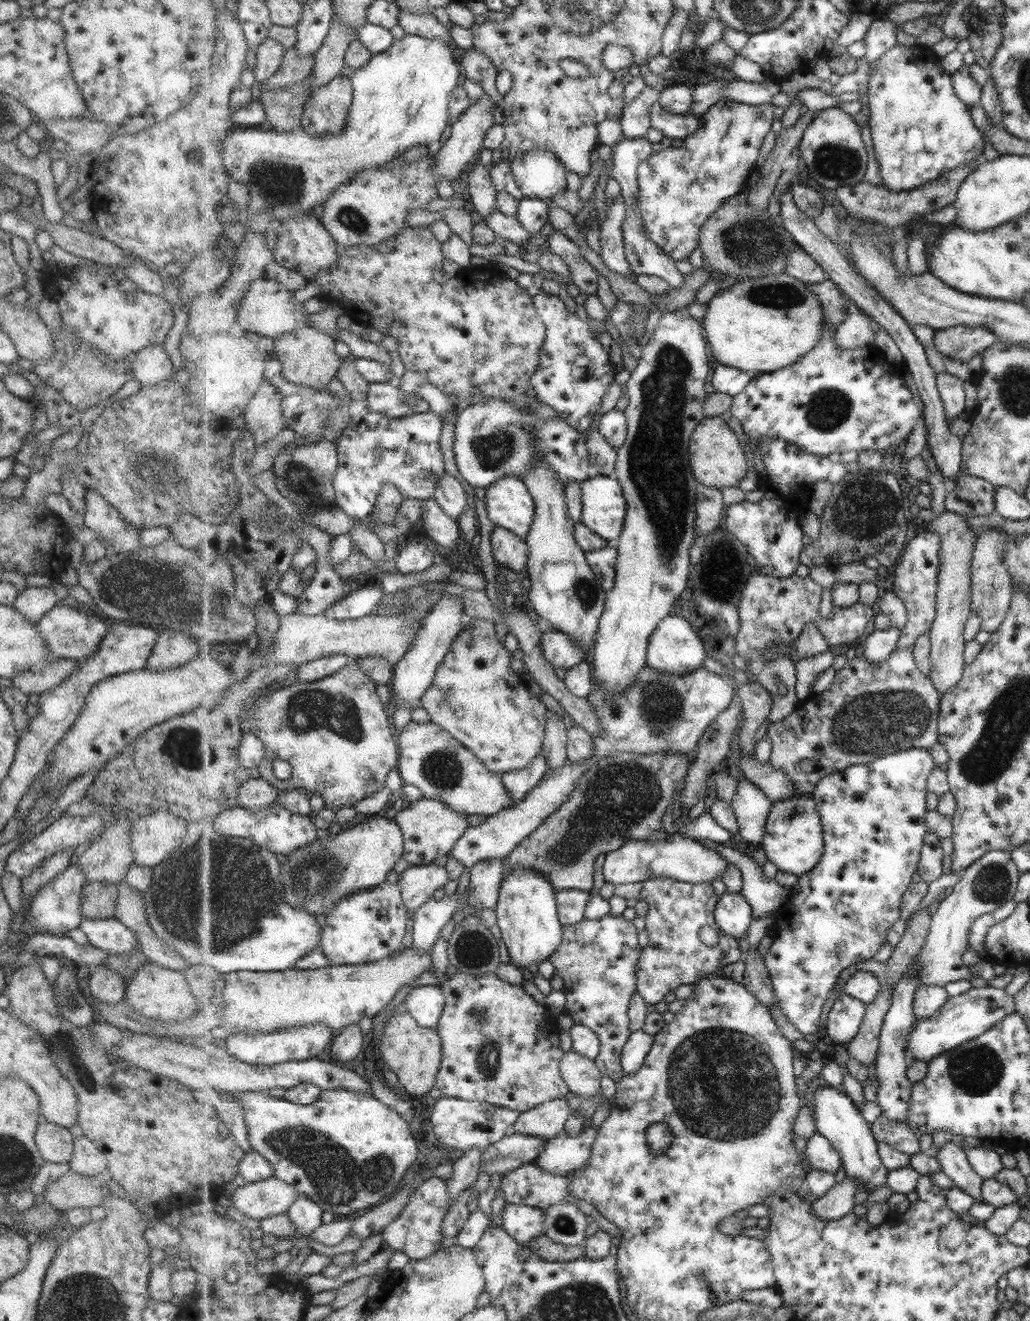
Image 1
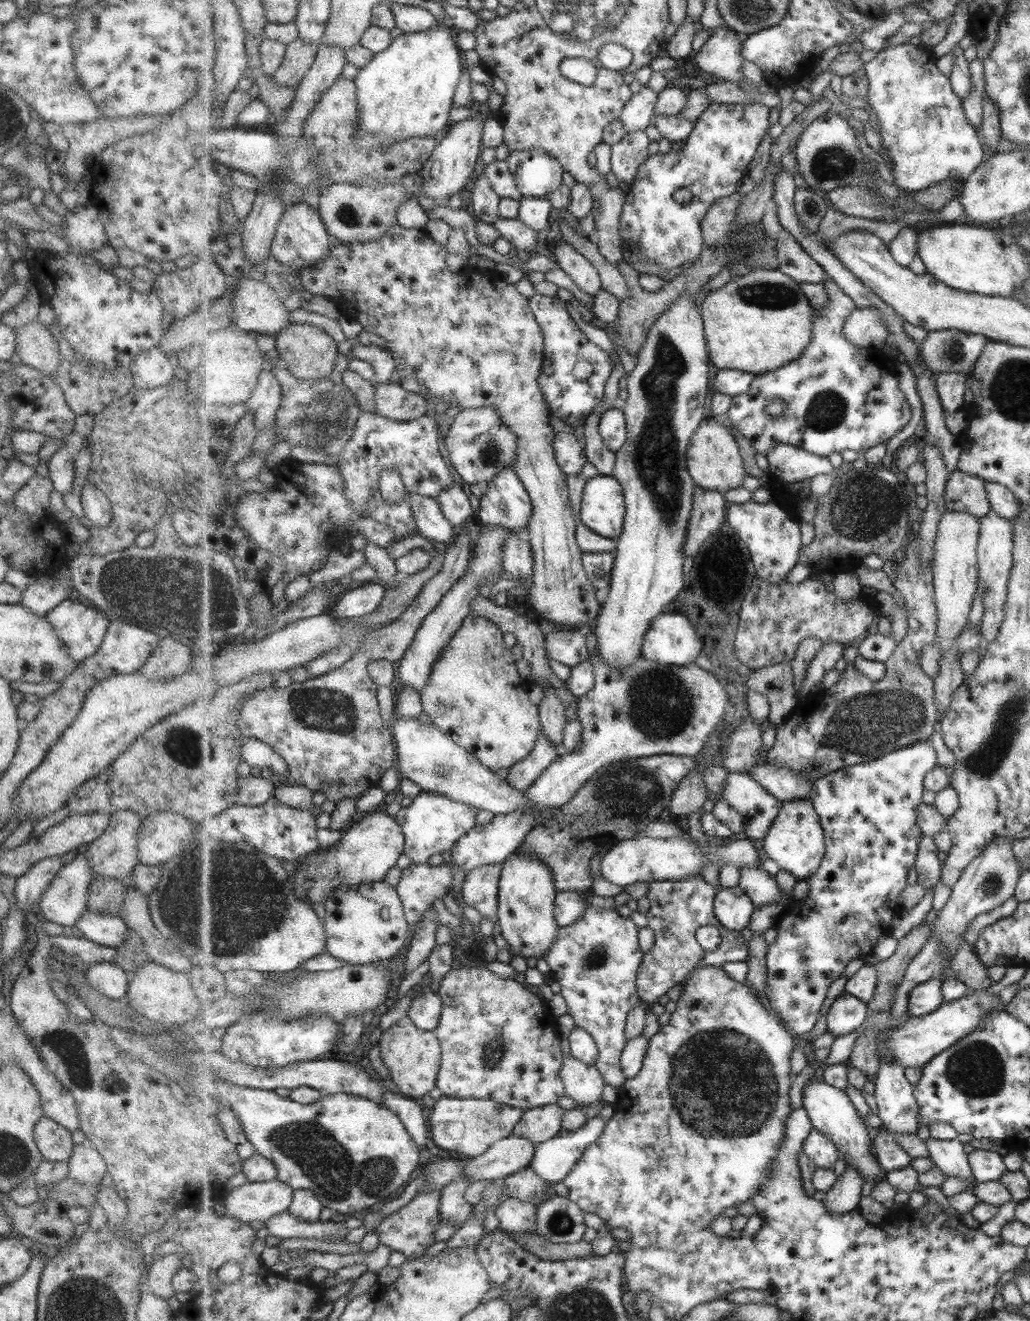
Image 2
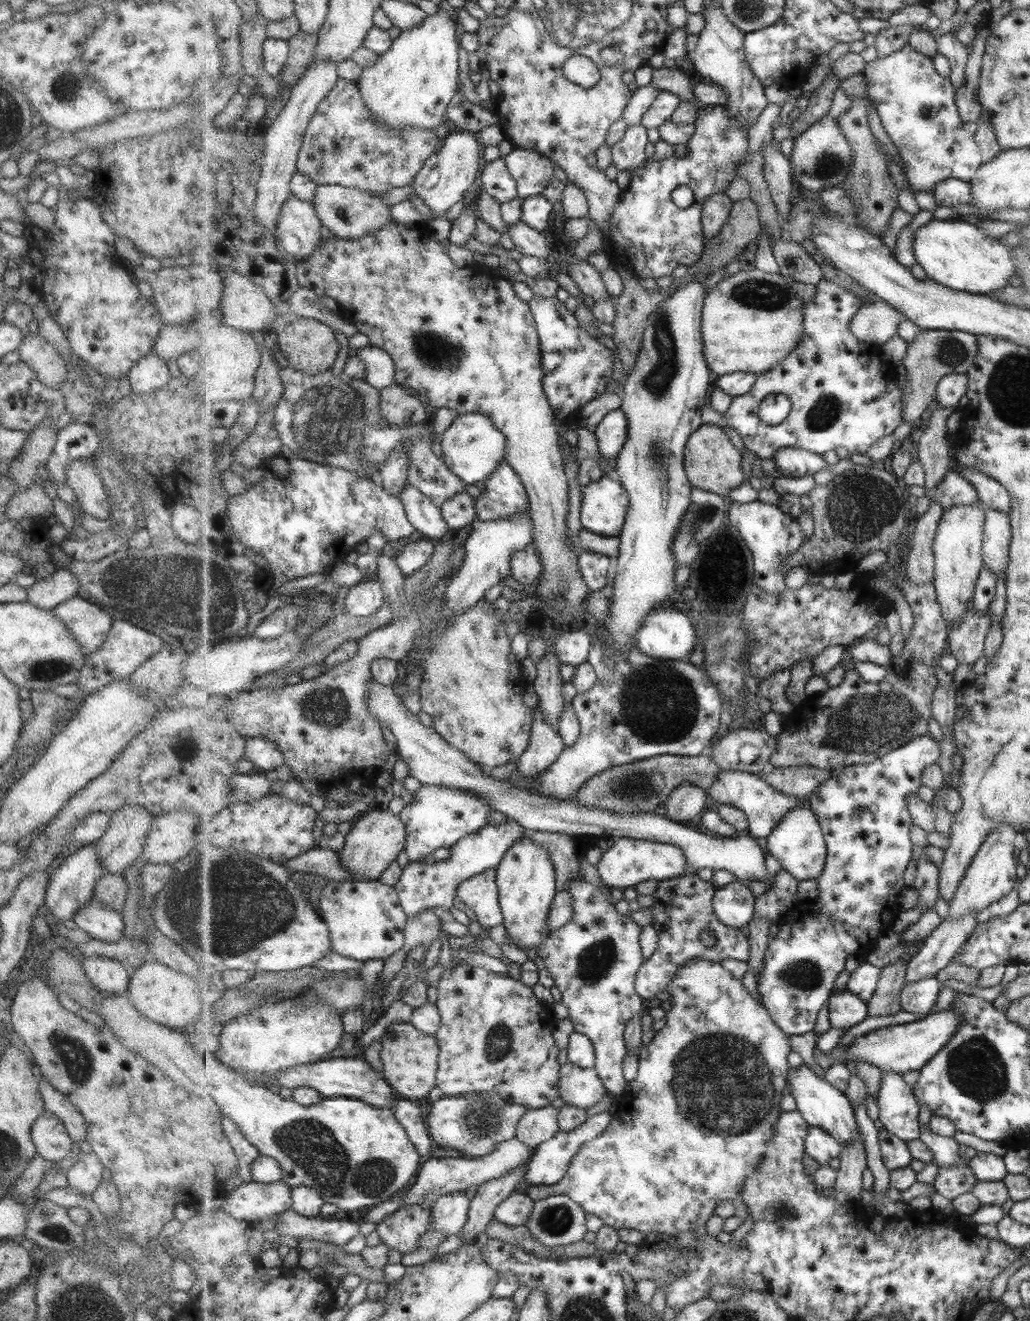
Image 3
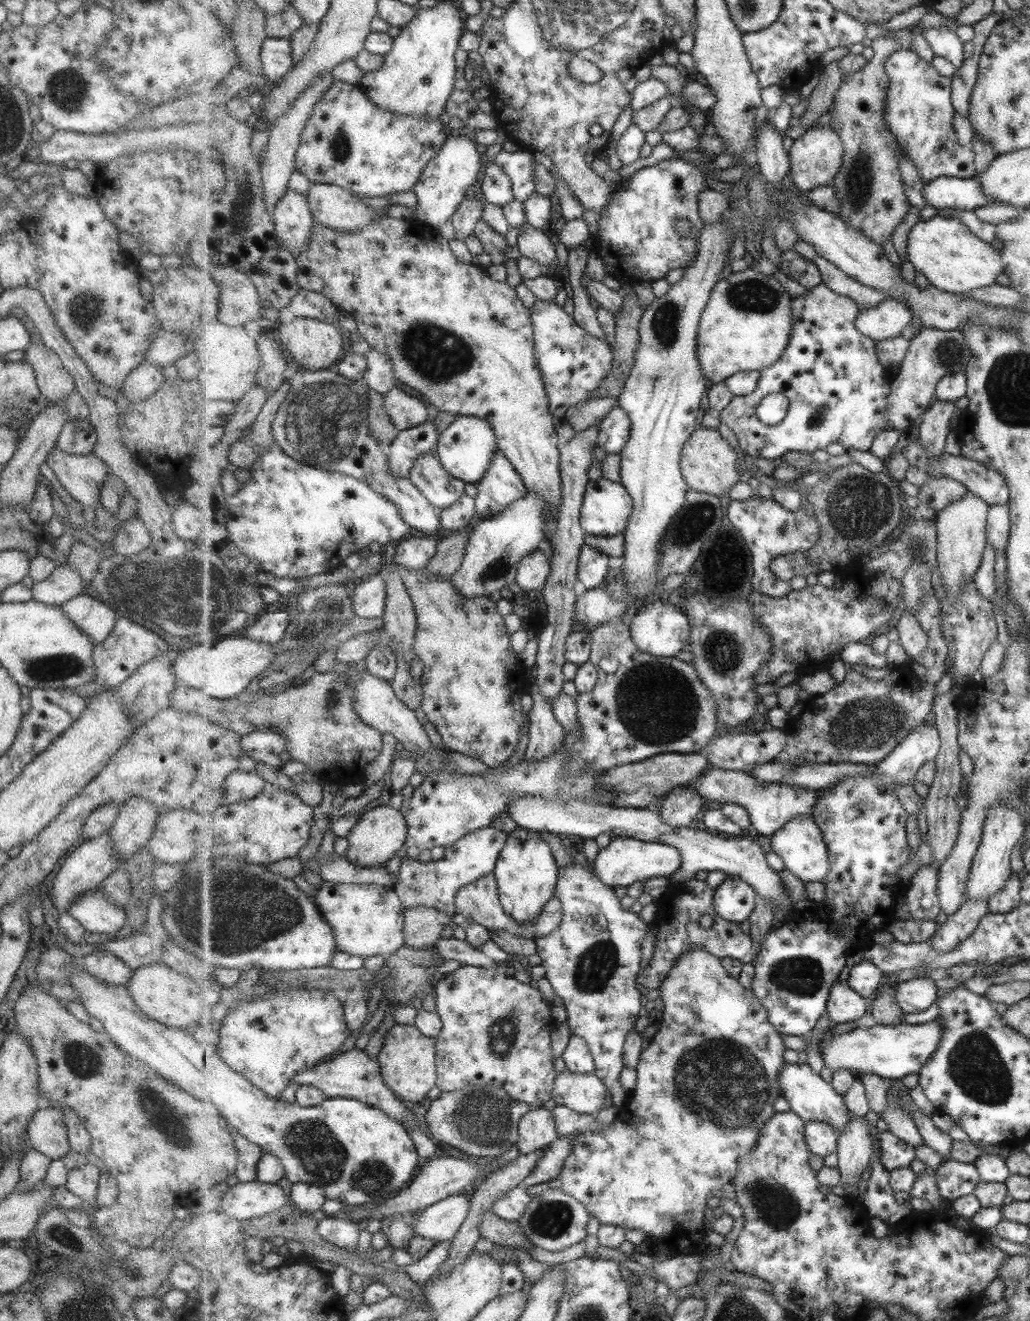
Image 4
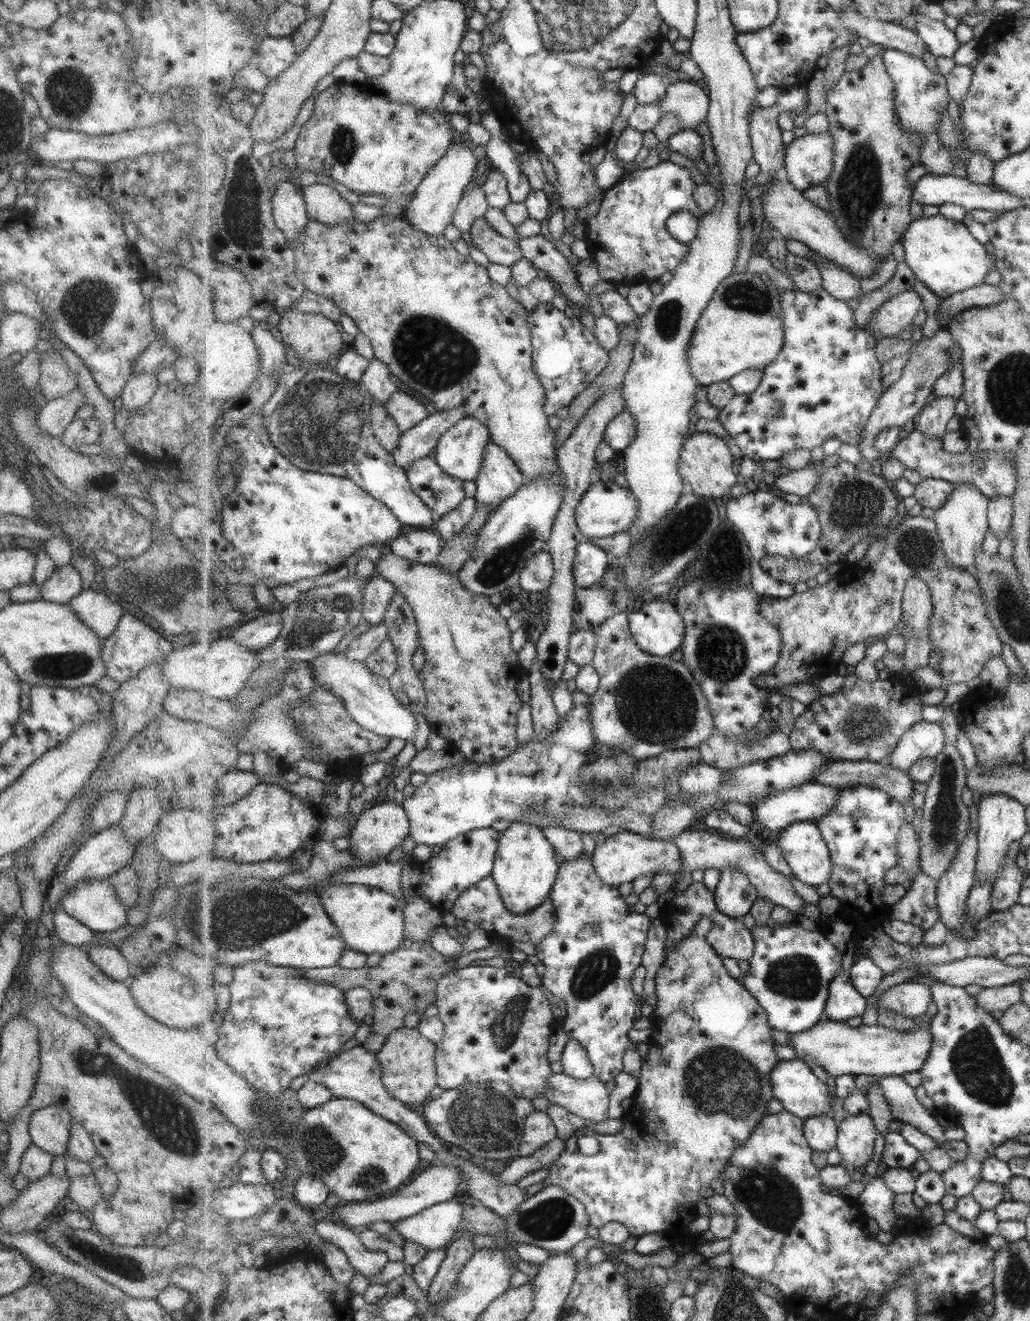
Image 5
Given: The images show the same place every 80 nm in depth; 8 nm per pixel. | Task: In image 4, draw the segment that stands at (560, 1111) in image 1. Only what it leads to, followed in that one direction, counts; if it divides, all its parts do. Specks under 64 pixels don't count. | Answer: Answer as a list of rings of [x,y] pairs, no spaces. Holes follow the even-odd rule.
[[[531,1108],[520,1123],[519,1151],[521,1155],[527,1155],[537,1150],[547,1150],[559,1138],[554,1110]]]

